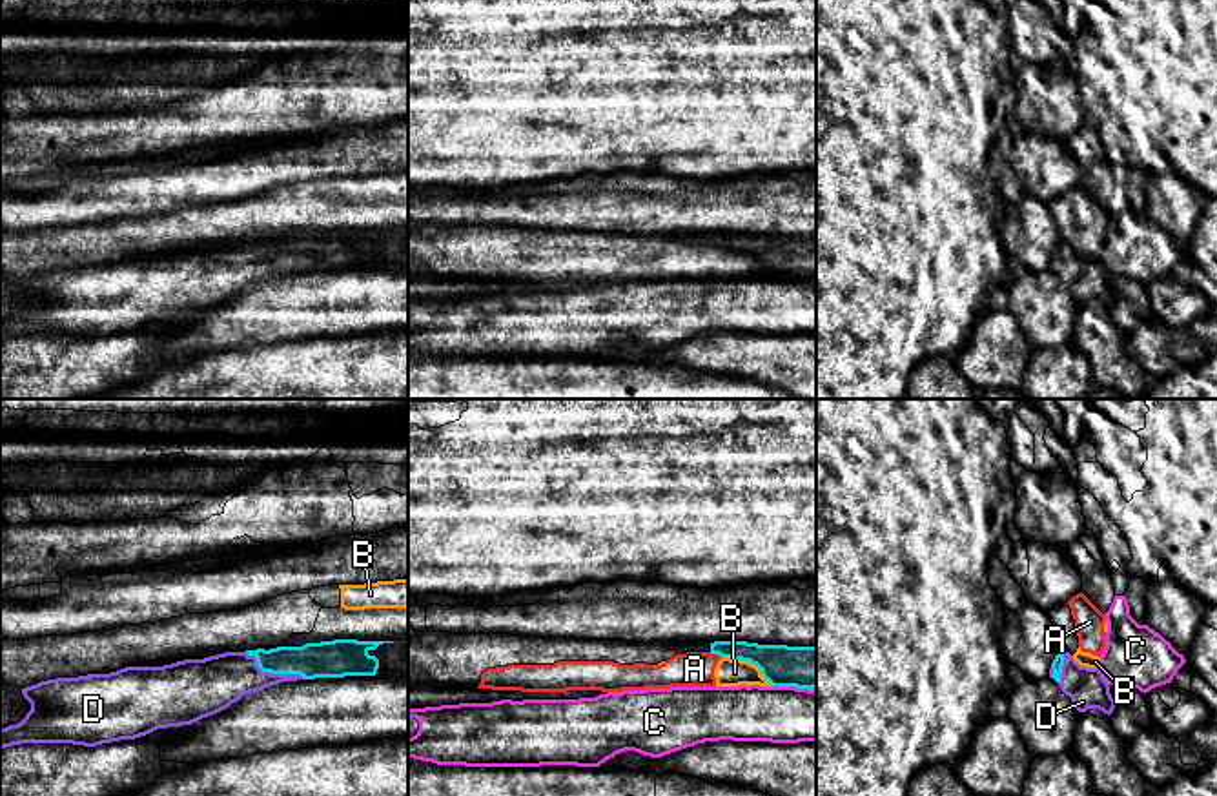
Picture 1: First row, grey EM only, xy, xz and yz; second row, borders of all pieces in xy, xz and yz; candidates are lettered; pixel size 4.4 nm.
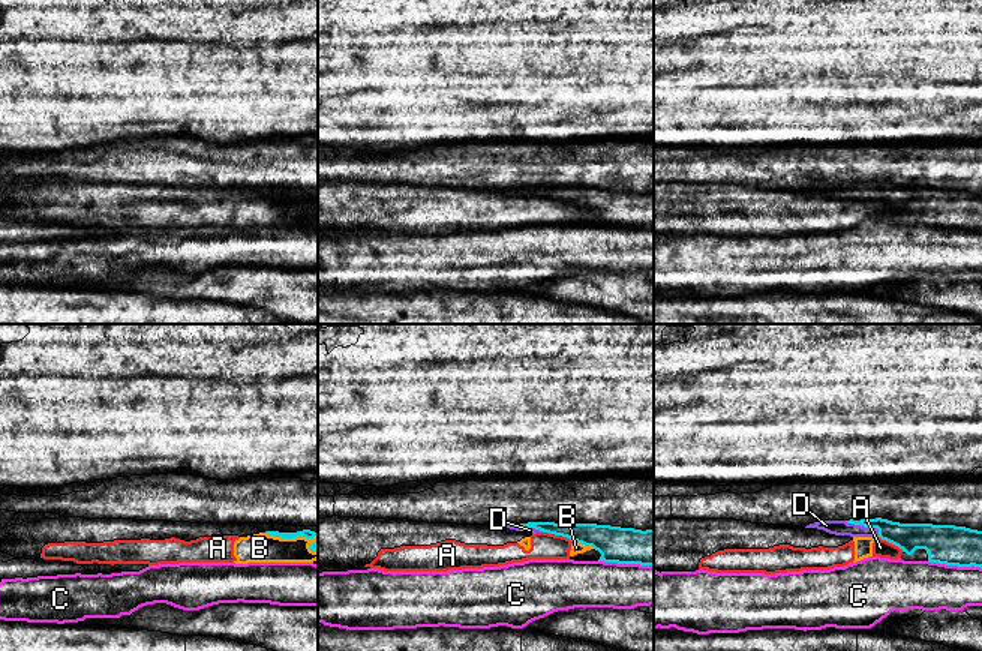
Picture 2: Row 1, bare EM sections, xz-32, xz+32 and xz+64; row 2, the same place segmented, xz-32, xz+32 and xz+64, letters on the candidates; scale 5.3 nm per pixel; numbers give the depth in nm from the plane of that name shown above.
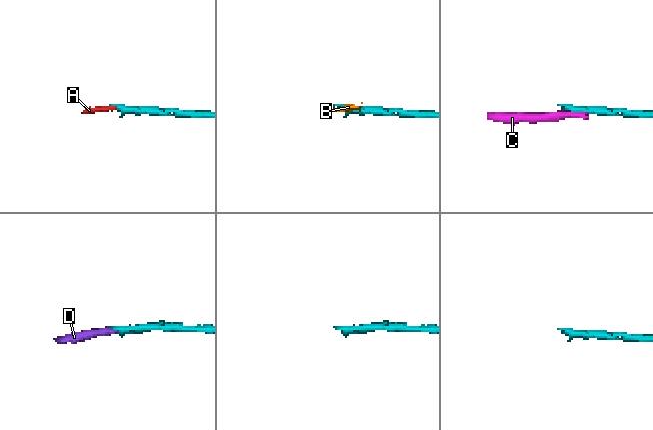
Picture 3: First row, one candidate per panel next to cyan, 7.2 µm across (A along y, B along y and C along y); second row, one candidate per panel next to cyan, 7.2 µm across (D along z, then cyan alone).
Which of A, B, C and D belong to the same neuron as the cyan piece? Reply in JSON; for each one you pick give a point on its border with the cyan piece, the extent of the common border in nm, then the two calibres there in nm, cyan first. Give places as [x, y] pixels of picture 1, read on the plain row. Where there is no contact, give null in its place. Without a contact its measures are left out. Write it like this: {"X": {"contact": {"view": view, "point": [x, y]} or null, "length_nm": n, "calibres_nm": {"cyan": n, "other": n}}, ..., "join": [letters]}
{"D": {"contact": {"view": "xy", "point": [272, 265]}, "length_nm": 280, "calibres_nm": {"cyan": 160, "other": 240}}, "join": ["D"]}

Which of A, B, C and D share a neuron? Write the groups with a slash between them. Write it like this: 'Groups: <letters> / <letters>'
Groups: A B / C / D

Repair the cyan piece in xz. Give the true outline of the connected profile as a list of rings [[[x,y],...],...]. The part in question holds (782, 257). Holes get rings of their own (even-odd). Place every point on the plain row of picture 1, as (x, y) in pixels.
[[[714,233],[711,246],[756,257],[772,279],[816,281],[816,239]]]

